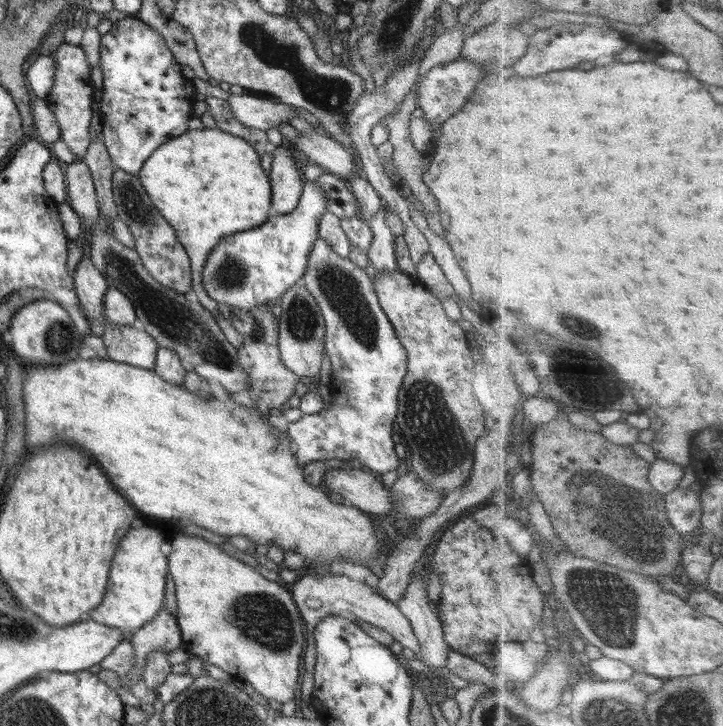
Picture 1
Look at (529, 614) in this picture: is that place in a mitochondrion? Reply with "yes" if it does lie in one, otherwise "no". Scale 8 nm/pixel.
no

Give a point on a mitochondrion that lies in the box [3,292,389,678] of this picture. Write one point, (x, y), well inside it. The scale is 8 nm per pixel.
(264, 619)

